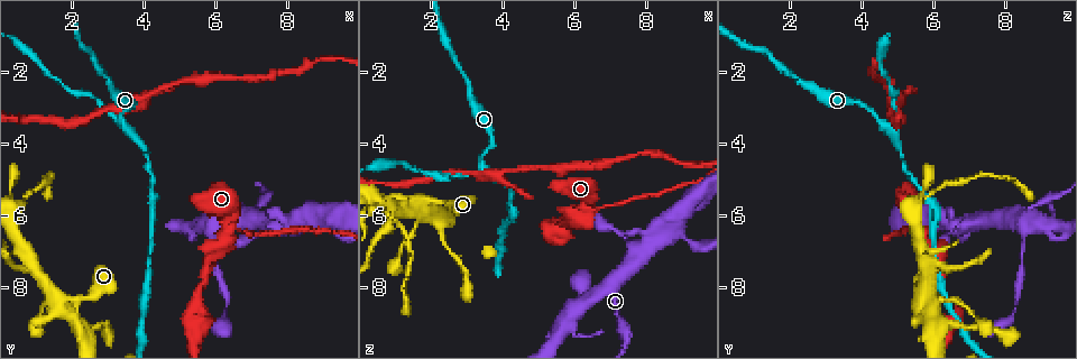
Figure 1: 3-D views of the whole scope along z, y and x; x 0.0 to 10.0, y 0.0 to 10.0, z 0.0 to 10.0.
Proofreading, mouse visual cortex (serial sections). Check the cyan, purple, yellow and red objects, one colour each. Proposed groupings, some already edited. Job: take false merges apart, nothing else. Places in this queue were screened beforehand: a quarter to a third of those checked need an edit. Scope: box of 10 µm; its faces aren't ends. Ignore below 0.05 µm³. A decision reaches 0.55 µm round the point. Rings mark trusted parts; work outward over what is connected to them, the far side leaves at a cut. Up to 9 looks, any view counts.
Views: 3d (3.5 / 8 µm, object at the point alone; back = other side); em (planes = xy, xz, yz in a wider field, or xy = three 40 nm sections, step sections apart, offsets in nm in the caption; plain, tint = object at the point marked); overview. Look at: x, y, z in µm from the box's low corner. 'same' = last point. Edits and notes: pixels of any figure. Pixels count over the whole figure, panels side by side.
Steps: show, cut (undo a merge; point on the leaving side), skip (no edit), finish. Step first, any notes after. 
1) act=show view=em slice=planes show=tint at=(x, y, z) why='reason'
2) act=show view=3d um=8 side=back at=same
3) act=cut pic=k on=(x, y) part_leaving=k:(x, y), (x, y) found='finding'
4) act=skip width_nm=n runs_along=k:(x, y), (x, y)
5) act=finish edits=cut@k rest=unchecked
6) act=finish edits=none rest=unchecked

act=show view=3d um=8 side=back at=(3.50, 3.50, 4.65) why='branch point'

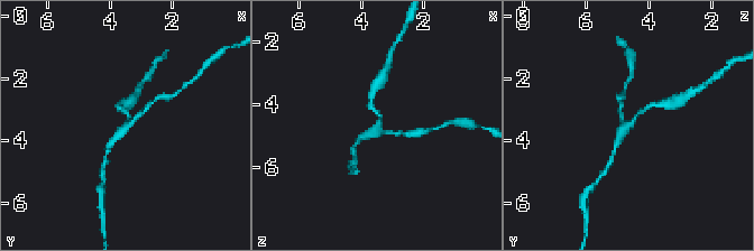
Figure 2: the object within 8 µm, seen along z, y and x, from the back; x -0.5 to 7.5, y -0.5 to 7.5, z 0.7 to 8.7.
act=show view=em slice=planes show=tint at=same arms=3 arm_widths_nm=150,150,250

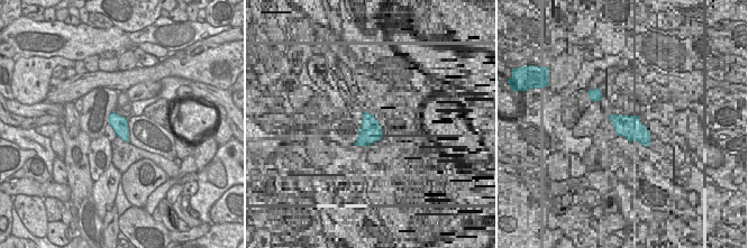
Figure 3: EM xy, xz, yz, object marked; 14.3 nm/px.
act=skip runs_along=2:(649, 107), (625, 126), (615, 147) found='all the same cell'

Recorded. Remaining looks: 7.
act=show view=3d um=3.5 at=(6.20, 6.55, 5.75) why='three arms meet'

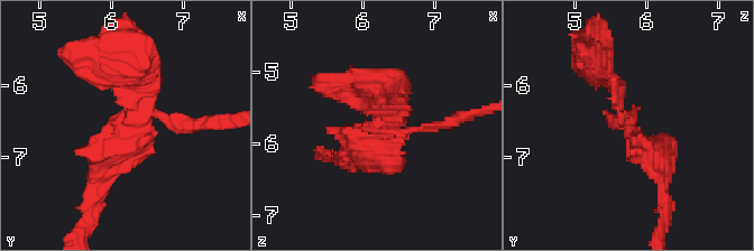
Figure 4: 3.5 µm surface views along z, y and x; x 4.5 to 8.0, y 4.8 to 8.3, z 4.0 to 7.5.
act=show view=em slice=planes show=tint at=(6.20, 6.50, 5.75)

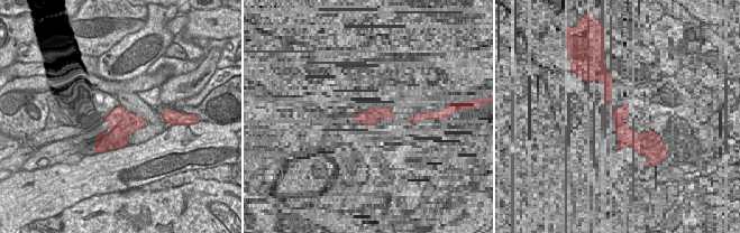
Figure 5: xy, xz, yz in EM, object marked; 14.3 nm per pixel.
act=cut pic=4 on=(192, 123) found='a second cell is stuck on'

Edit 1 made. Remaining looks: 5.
act=show view=overview

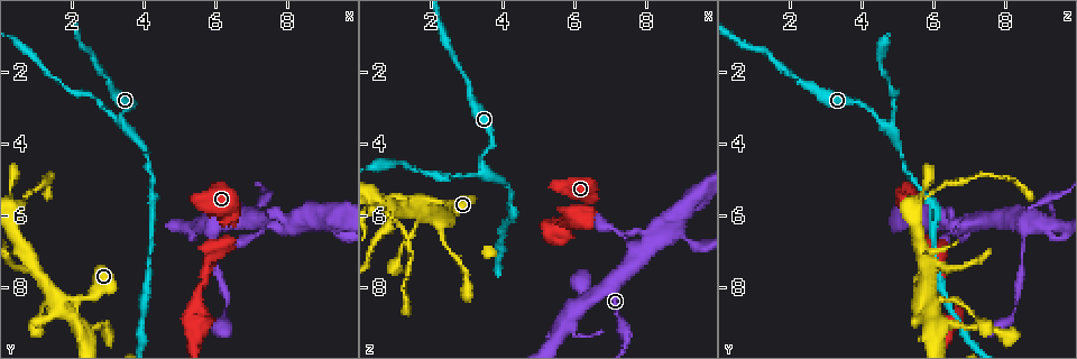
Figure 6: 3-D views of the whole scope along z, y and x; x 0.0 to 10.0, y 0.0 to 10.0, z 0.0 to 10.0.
act=show view=3d um=3.5 at=(1.65, 8.40, 5.65) why='four or more arms meet'

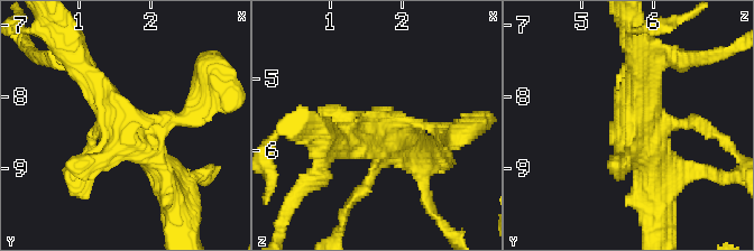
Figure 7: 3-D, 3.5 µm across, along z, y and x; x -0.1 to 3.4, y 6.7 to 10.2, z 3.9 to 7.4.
act=show view=em slice=planes show=tint at=(1.70, 8.45, 5.70)

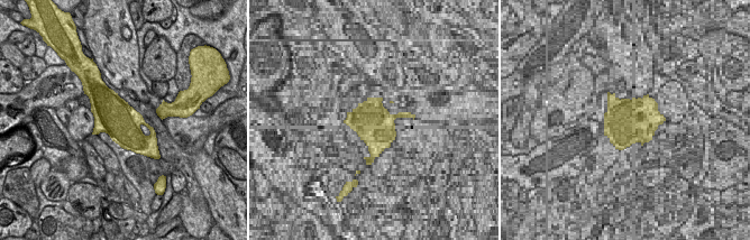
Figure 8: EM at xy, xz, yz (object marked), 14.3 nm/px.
act=show view=em slice=xy step=1 show=tint at=same why='cut it another way'

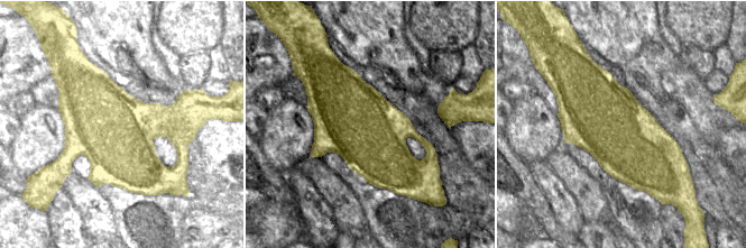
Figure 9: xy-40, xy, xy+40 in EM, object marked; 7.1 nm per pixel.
act=skip width_nm=550 runs_along=7:(194, 113), (126, 127), (81, 65) found='continuous, no second cell'

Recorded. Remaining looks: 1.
act=finish edits=cut@4 rest=unchecked

